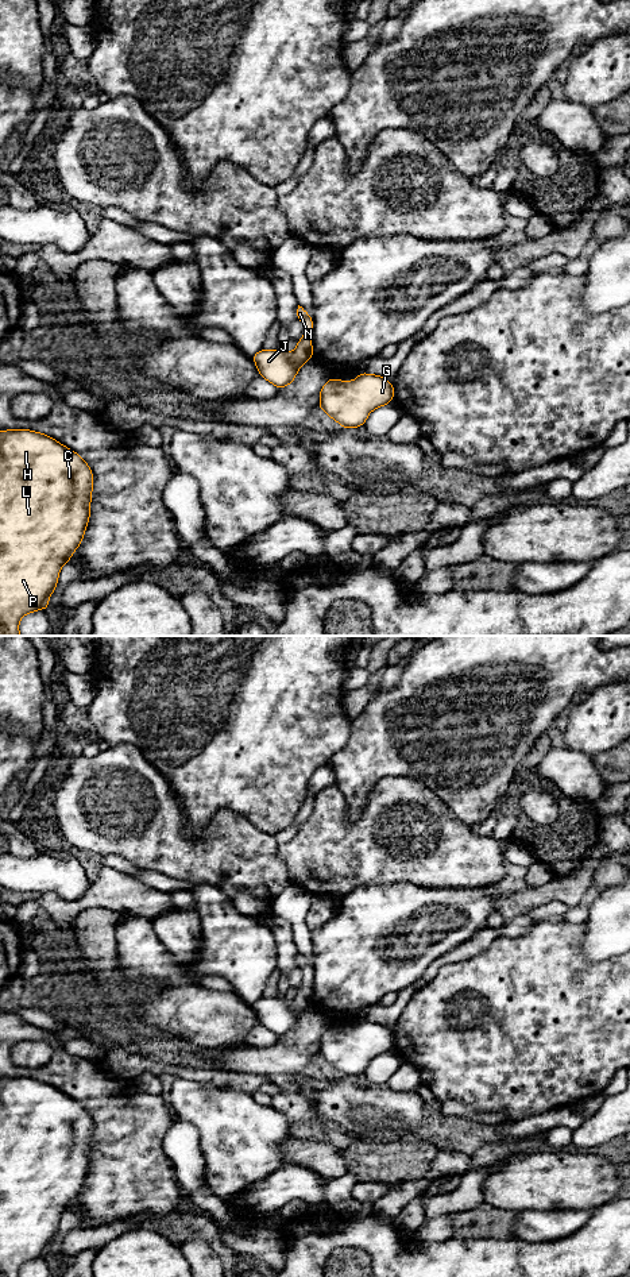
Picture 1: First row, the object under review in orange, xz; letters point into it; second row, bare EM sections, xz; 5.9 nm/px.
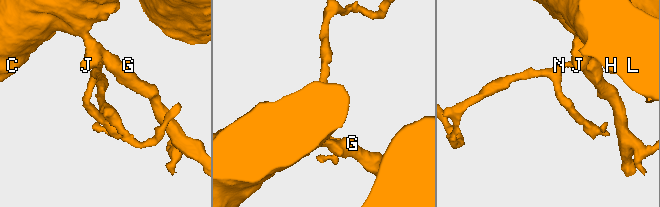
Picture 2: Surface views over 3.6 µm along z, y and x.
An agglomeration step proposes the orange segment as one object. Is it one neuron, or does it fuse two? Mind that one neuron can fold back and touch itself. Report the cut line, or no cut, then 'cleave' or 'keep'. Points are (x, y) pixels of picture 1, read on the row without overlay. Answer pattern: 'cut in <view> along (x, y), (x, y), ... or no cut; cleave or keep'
no cut; keep

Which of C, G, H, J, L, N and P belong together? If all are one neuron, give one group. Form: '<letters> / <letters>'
C G H J L N P

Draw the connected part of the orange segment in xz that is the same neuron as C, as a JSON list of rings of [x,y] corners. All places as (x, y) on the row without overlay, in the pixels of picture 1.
[[[0,1079],[0,1277],[19,1277],[23,1264],[49,1257],[59,1219],[88,1174],[92,1137],[93,1120],[77,1100],[35,1079]]]

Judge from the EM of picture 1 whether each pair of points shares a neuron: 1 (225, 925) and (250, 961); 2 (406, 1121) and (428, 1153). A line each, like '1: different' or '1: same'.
1: same
2: different

